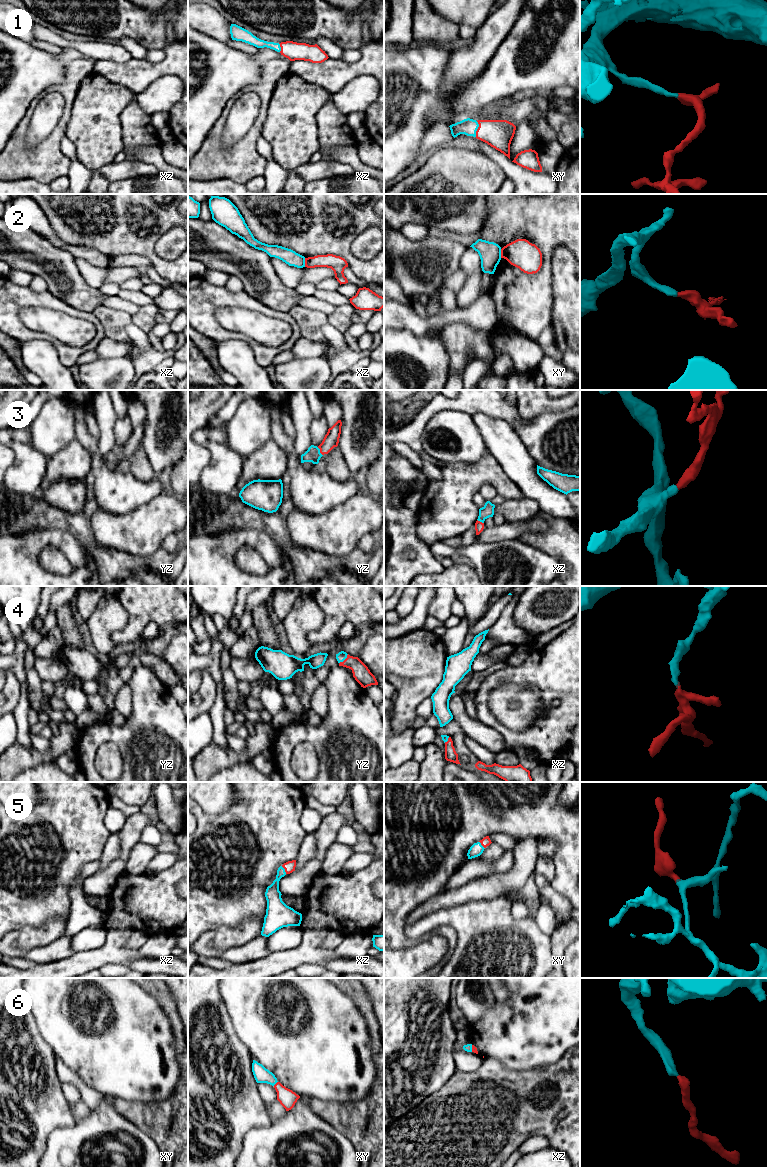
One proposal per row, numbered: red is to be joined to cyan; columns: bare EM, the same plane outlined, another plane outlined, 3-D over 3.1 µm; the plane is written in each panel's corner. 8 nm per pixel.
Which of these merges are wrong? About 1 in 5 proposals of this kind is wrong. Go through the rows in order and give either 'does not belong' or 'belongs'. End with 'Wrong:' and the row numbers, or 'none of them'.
1: belongs
2: does not belong
3: belongs
4: belongs
5: belongs
6: belongs
Wrong: 2

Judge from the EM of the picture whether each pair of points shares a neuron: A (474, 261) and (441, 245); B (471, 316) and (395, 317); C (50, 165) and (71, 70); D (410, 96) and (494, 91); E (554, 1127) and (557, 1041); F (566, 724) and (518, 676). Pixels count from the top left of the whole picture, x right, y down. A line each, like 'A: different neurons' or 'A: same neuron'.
A: different neurons
B: same neuron
C: same neuron
D: same neuron
E: different neurons
F: same neuron

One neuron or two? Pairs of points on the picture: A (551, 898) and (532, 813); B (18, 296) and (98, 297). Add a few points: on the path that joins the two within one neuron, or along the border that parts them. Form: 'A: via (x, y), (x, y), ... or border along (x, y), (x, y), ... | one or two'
A: border along (553, 888), (569, 901) | two
B: border along (47, 290), (75, 308) | two

